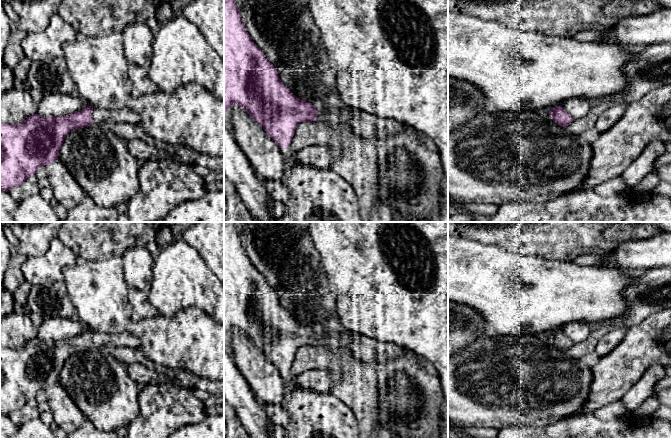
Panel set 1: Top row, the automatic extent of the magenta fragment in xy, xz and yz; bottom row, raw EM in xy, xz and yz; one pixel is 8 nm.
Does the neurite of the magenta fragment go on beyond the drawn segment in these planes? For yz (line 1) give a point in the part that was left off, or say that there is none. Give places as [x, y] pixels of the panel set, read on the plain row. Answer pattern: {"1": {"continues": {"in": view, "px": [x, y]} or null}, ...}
{"1": {"continues": null}}

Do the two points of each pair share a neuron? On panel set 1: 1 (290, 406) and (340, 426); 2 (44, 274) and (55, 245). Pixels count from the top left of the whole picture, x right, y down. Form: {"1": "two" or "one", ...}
{"1": "one", "2": "one"}

